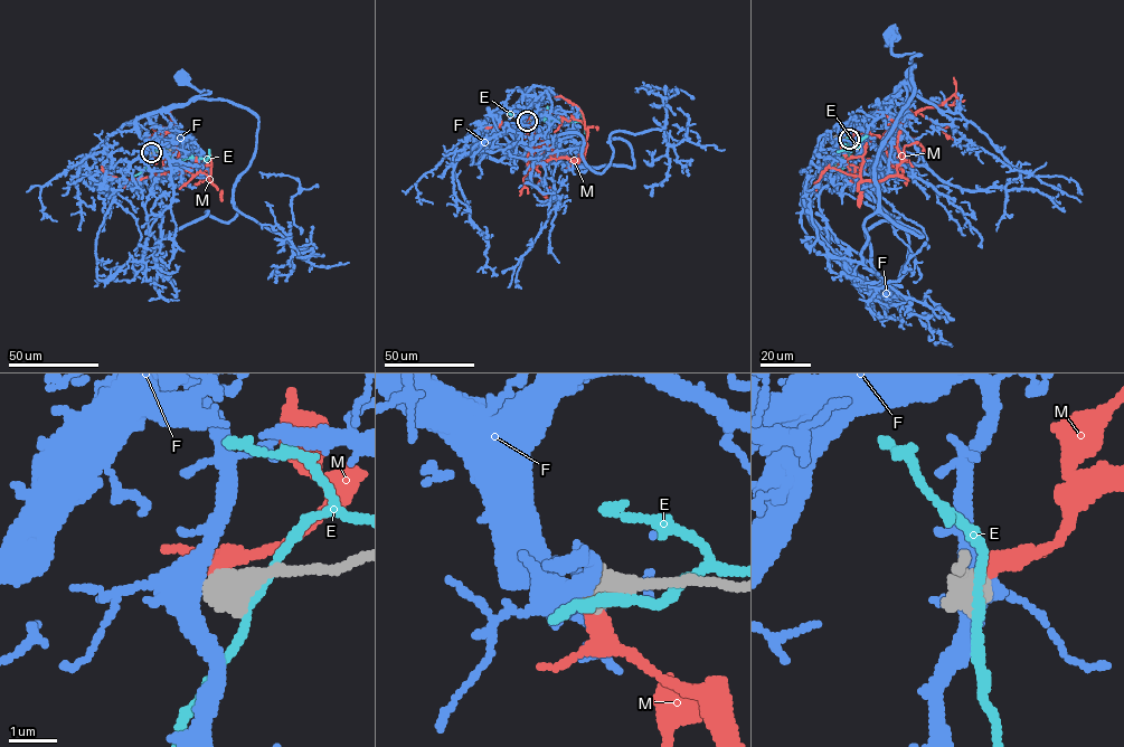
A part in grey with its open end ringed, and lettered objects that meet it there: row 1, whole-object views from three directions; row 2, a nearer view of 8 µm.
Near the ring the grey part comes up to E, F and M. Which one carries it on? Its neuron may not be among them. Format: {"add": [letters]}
{"add": ["M"]}

